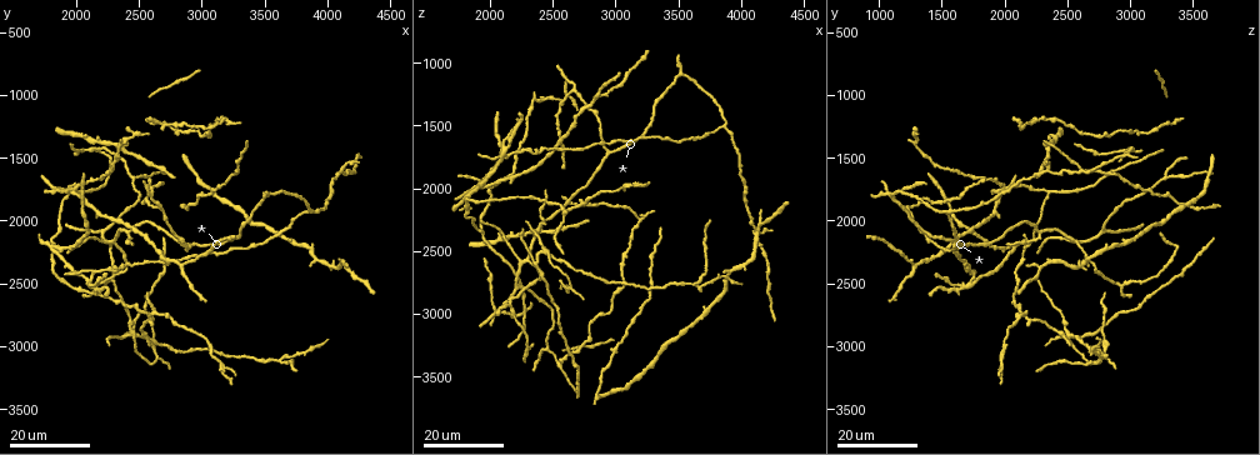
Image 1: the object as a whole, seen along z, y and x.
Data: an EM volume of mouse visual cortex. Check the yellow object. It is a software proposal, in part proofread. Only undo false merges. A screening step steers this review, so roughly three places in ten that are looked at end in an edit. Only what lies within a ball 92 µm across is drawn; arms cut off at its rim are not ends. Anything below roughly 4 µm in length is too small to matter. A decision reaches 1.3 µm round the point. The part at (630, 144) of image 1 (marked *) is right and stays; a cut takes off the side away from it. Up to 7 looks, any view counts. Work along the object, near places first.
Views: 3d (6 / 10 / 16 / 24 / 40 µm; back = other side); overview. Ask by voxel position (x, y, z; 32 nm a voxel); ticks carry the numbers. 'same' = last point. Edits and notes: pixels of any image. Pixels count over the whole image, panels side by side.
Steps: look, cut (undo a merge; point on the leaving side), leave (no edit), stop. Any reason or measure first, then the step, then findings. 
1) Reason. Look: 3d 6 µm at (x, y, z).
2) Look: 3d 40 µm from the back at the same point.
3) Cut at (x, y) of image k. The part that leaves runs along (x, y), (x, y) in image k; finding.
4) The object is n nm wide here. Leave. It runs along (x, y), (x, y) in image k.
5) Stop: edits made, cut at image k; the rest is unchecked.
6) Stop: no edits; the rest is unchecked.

Branch point. Look: 3d 16 µm at (3180, 1220, 2280).

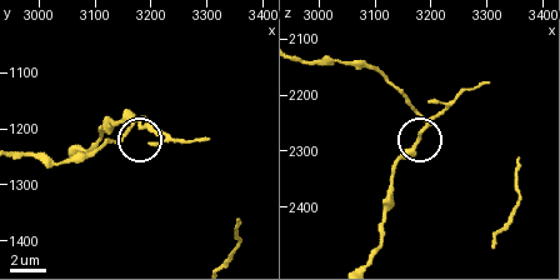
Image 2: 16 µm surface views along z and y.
Closer look. Look: 3d 10 µm at (3195, 1190, 2250).

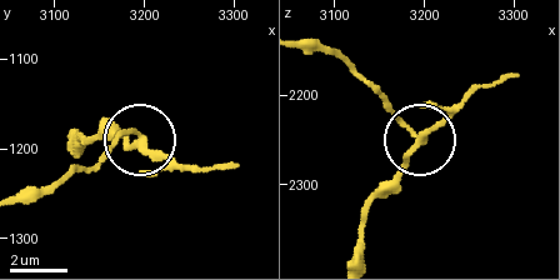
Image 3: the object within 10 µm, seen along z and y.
The object is 210 nm wide here. Leave. One cell here.

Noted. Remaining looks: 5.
Three arms meet. Look: 3d 24 µm at (2400, 2100, 2280).

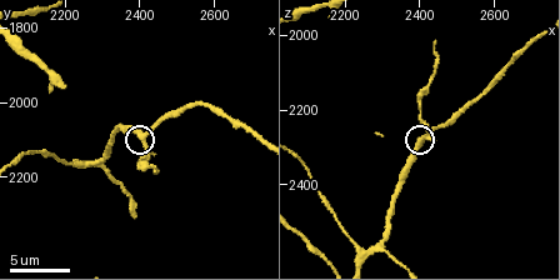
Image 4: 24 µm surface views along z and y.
Closer look. Look: 3d 10 µm at (2410, 2110, 2280).

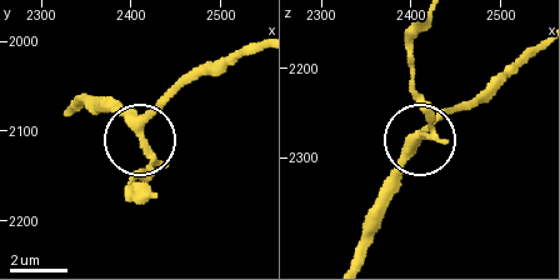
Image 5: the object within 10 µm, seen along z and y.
The side arm is 11 µm long. Leave. It runs along (533, 48), (423, 136), (433, 121), (420, 103) in image 5; continuous, no second cell.

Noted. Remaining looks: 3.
Four or more arms meet. Look: 3d 16 µm at (2000, 1720, 1980).

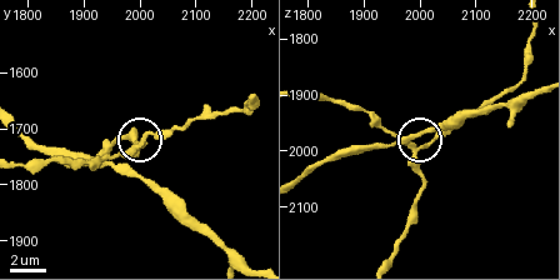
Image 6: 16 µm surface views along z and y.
Zoom in. Look: 3d 6 µm at (1985, 1740, 1995).

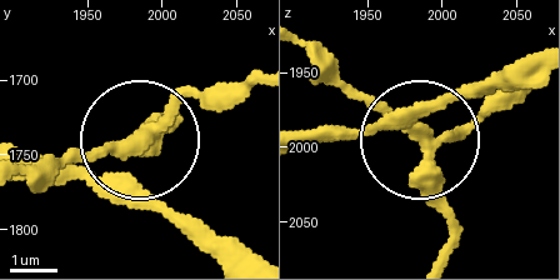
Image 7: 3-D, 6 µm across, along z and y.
The side arm is 41 µm long. Leave. It runs along (441, 249), (454, 225), (426, 145), (498, 109) in image 7; all the same cell.

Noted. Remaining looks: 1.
Stop: no edits; the rest is unchecked.

